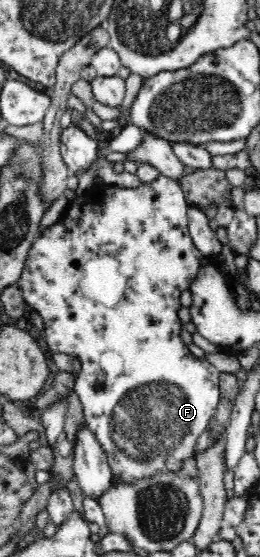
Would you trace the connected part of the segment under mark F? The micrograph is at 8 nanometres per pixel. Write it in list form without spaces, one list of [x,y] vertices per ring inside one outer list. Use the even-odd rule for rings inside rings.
[[[160,173],[156,180],[142,183],[134,188],[98,183],[82,196],[76,196],[70,200],[68,209],[60,219],[32,243],[24,272],[17,283],[26,304],[33,307],[43,318],[45,338],[51,352],[67,354],[80,360],[81,369],[75,378],[72,391],[82,403],[85,424],[95,433],[96,439],[102,443],[113,475],[116,475],[120,481],[130,481],[131,483],[136,479],[141,479],[144,475],[182,468],[182,460],[194,457],[192,455],[194,442],[200,434],[209,428],[209,420],[214,416],[216,406],[218,406],[218,398],[220,398],[219,370],[214,368],[205,358],[192,355],[188,351],[188,346],[178,336],[180,328],[183,327],[178,319],[178,309],[182,307],[179,301],[180,295],[188,290],[188,286],[196,278],[200,263],[208,260],[208,257],[193,245],[188,233],[188,214],[187,200],[178,182],[164,174]]]

